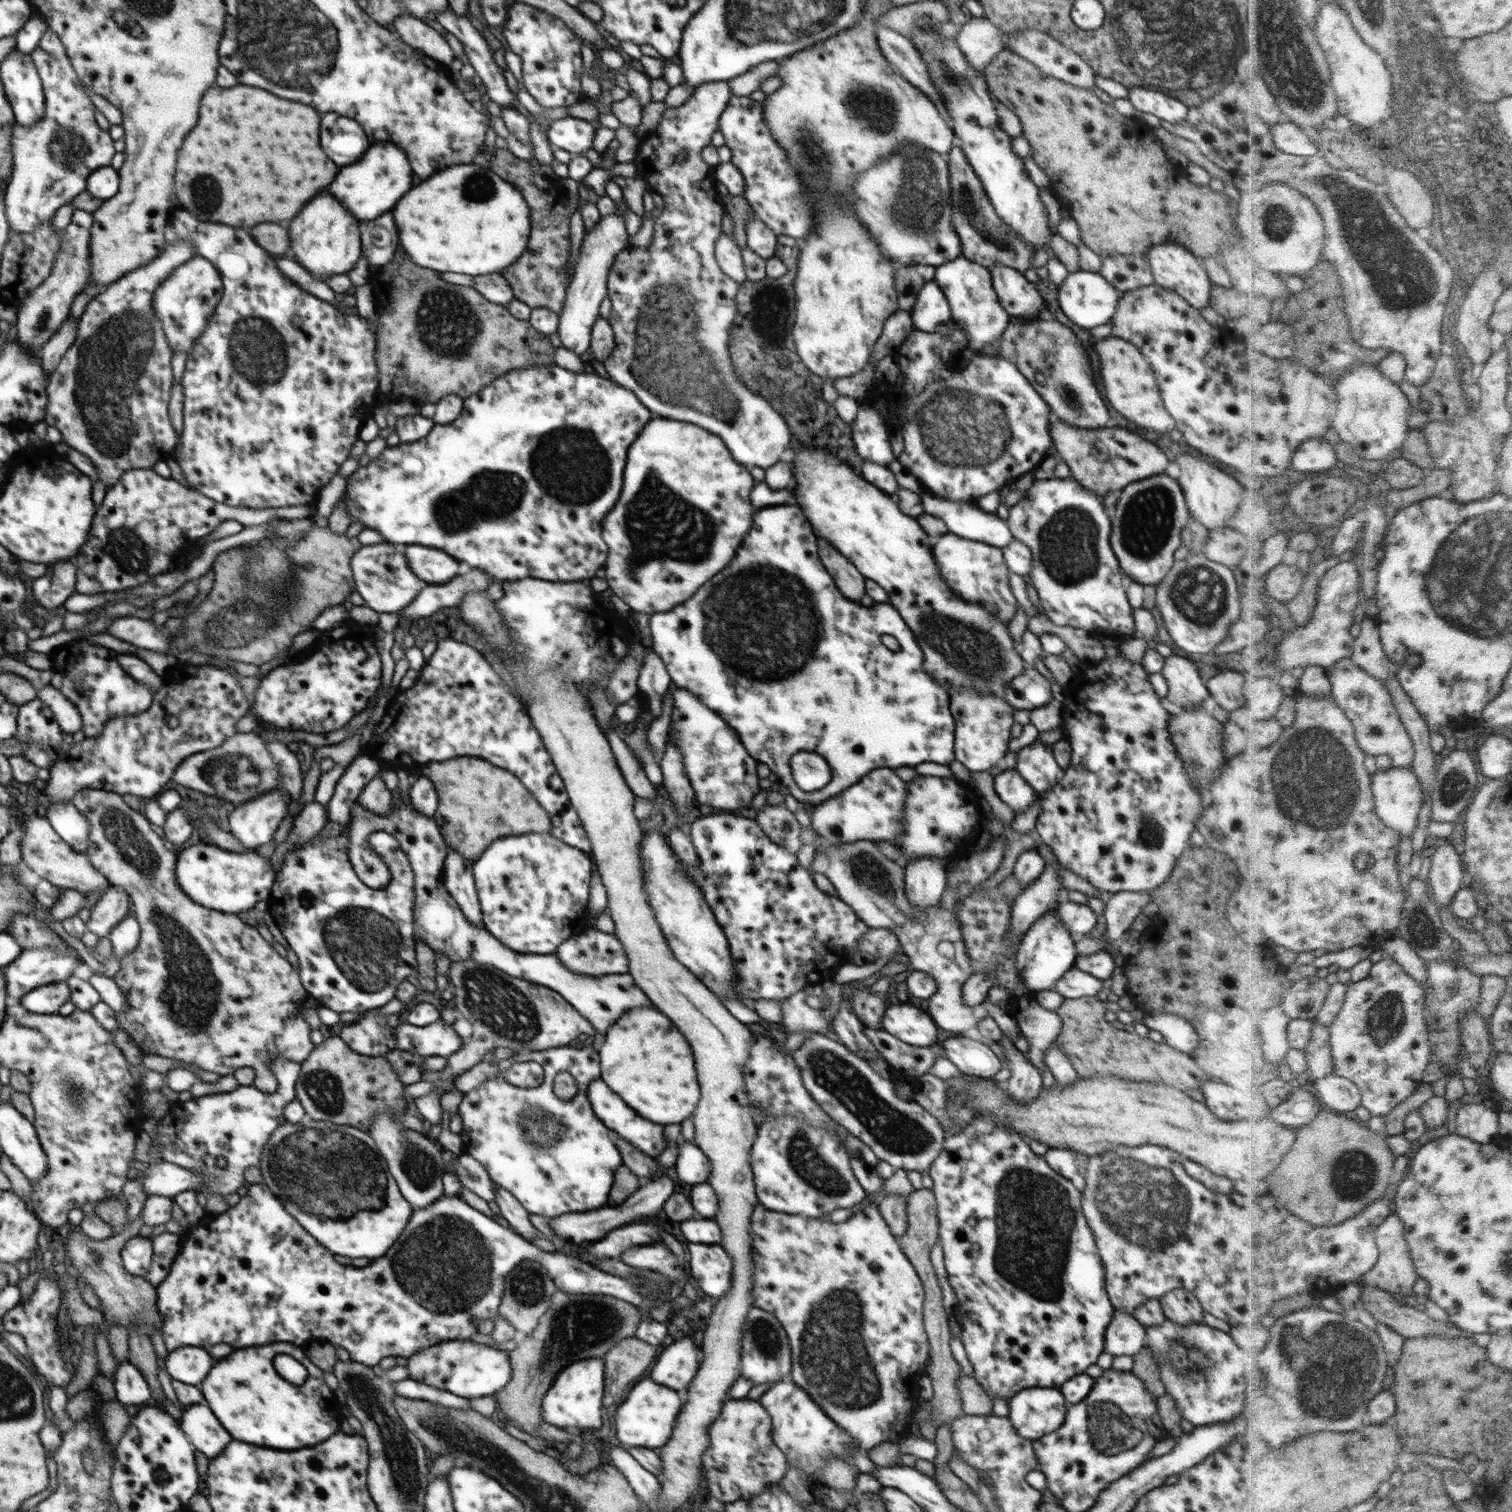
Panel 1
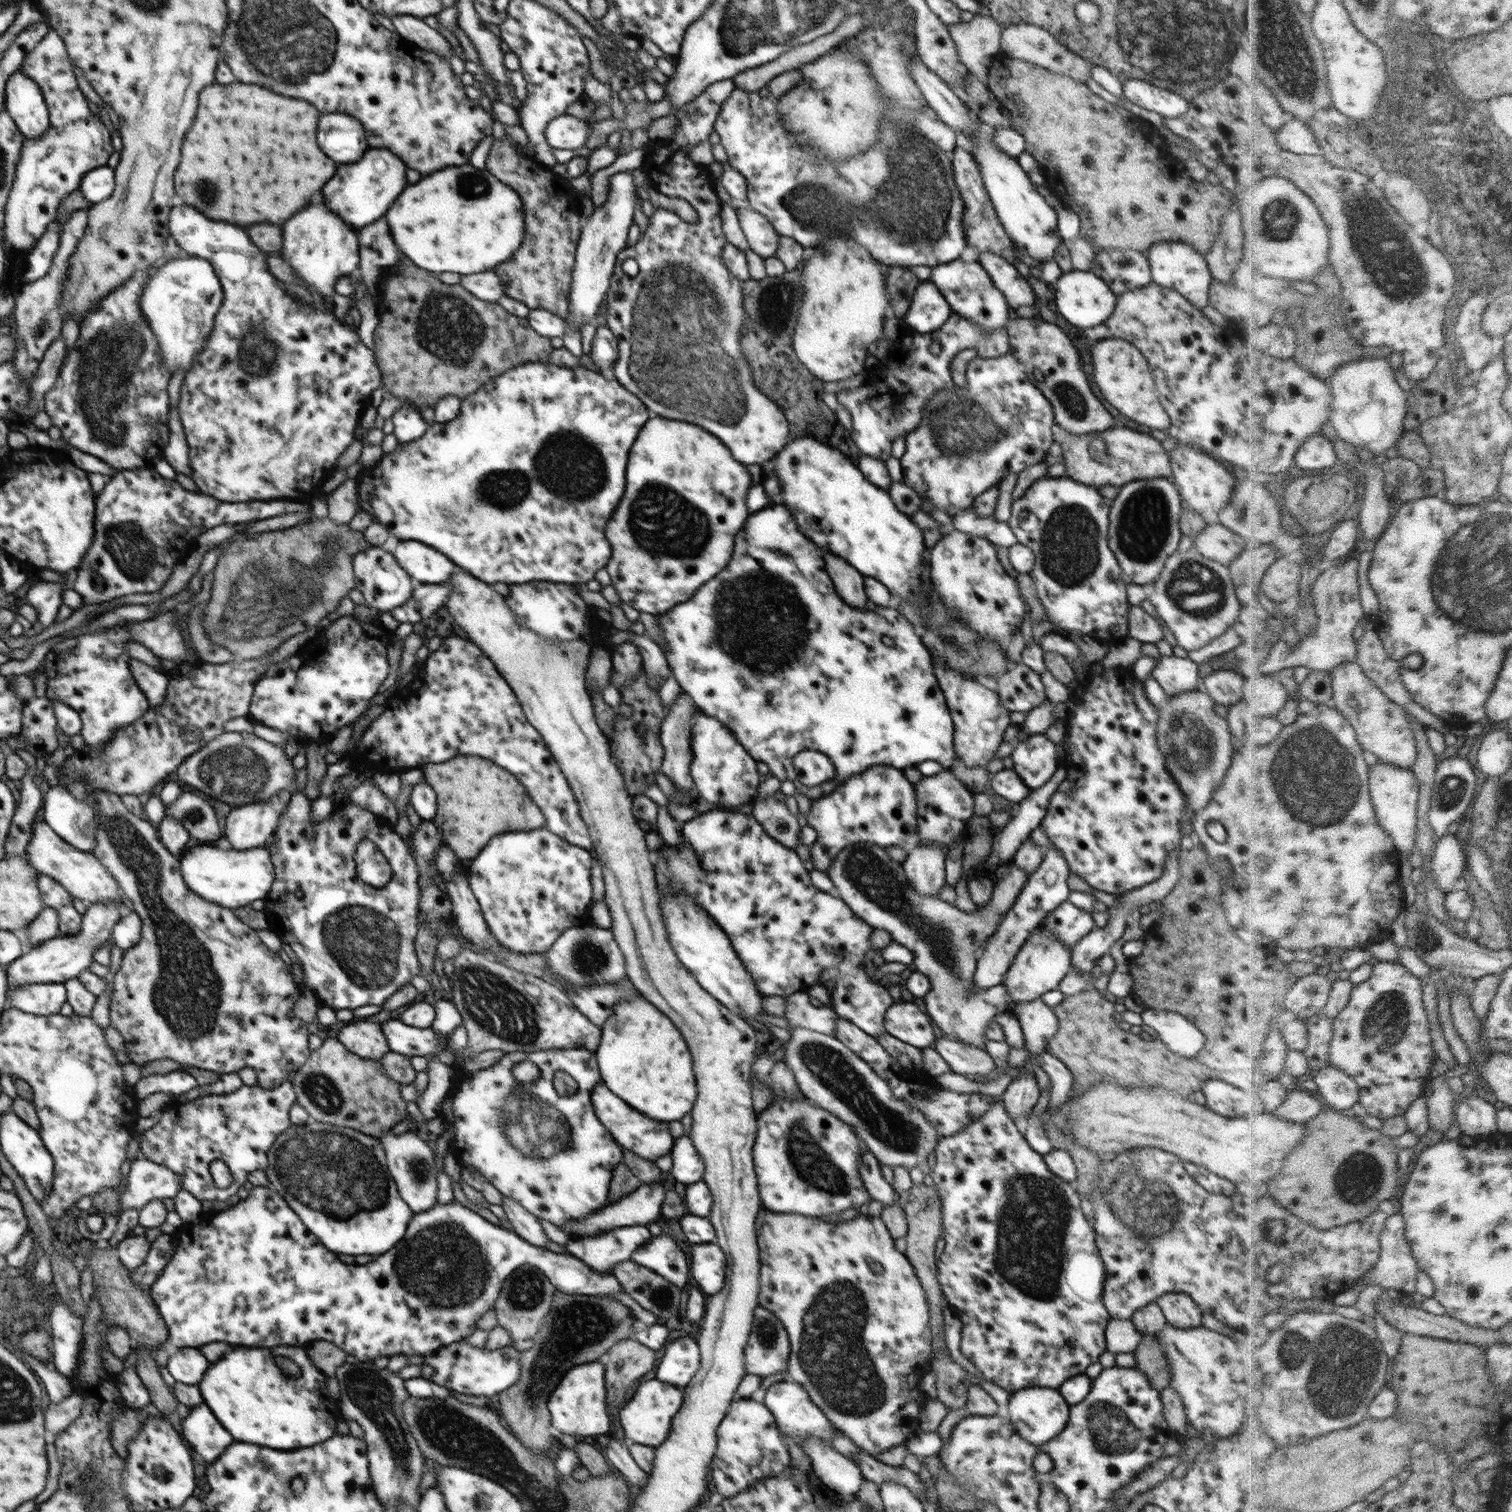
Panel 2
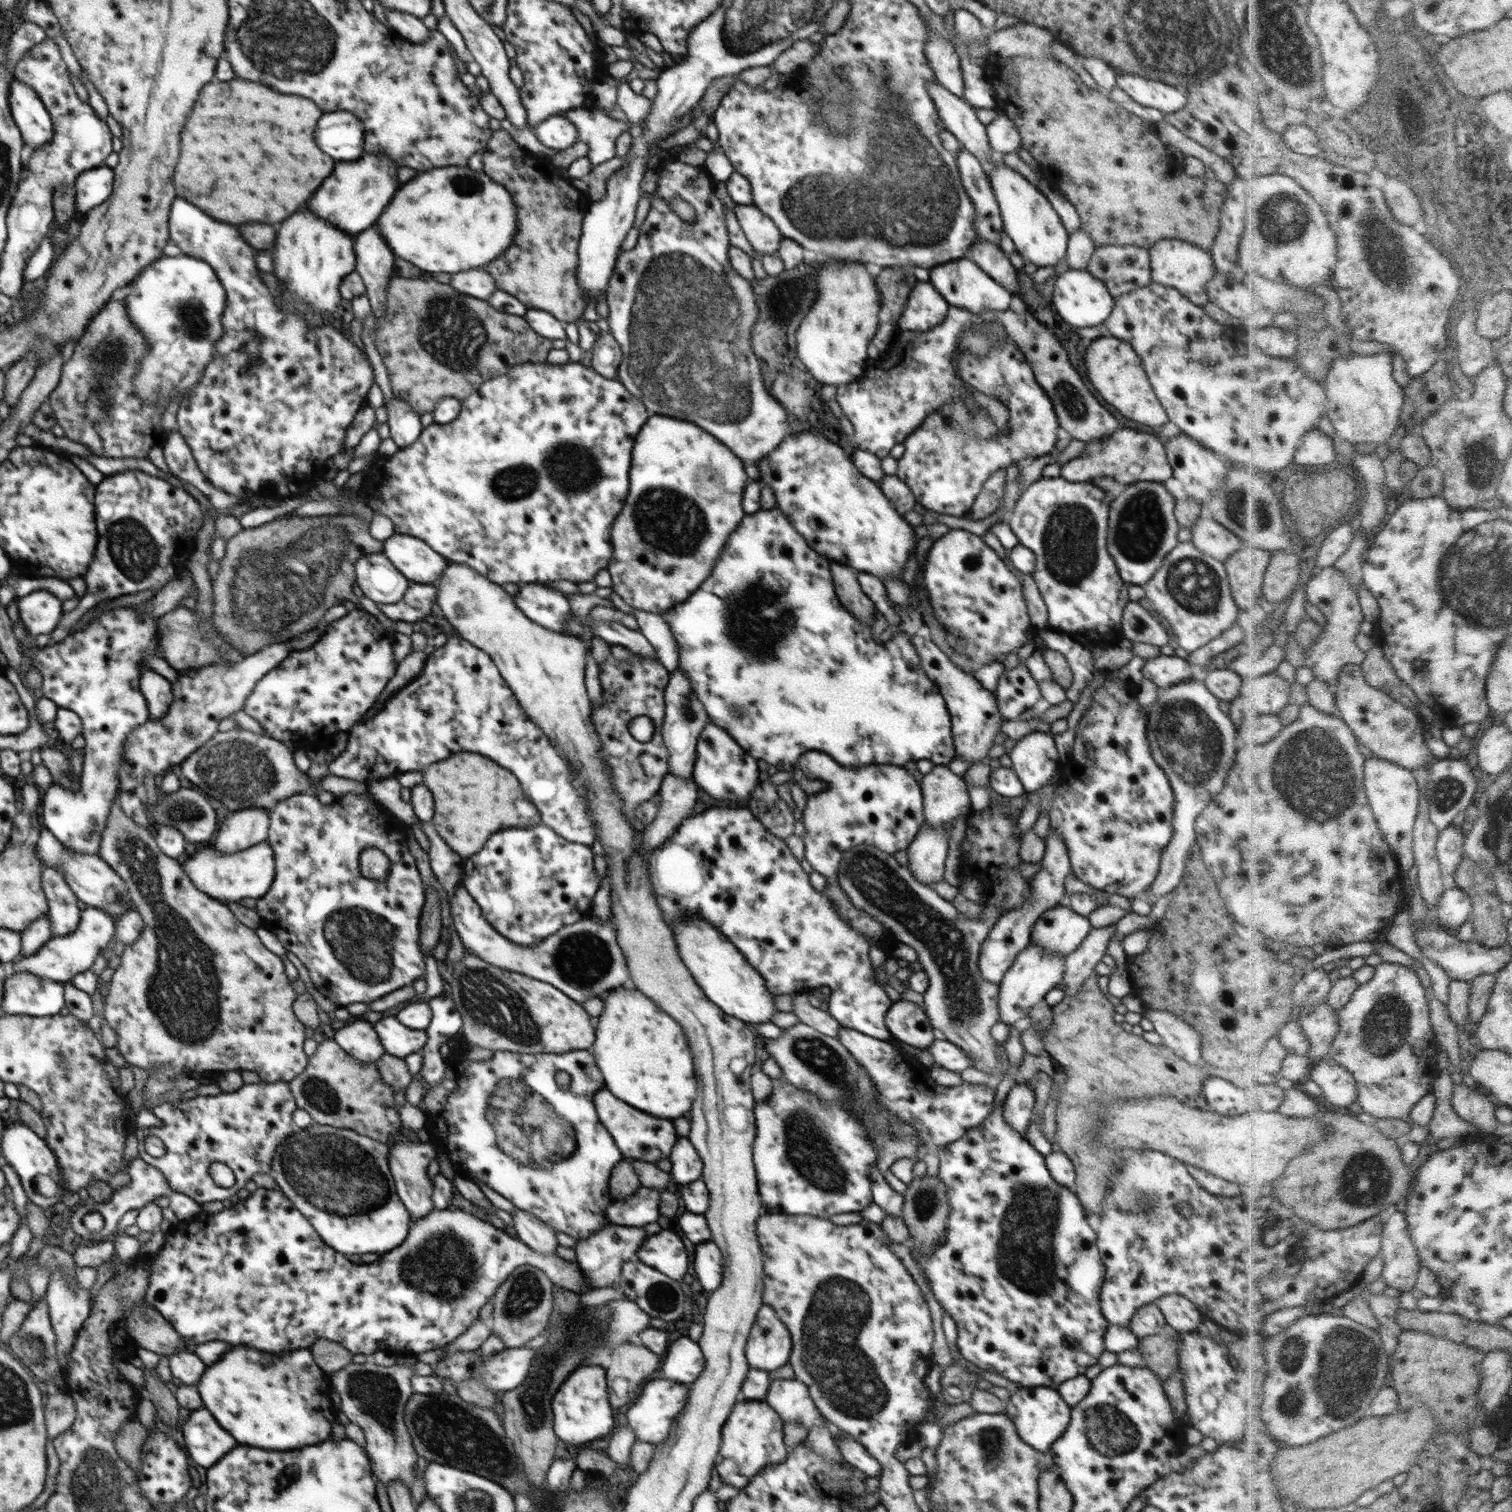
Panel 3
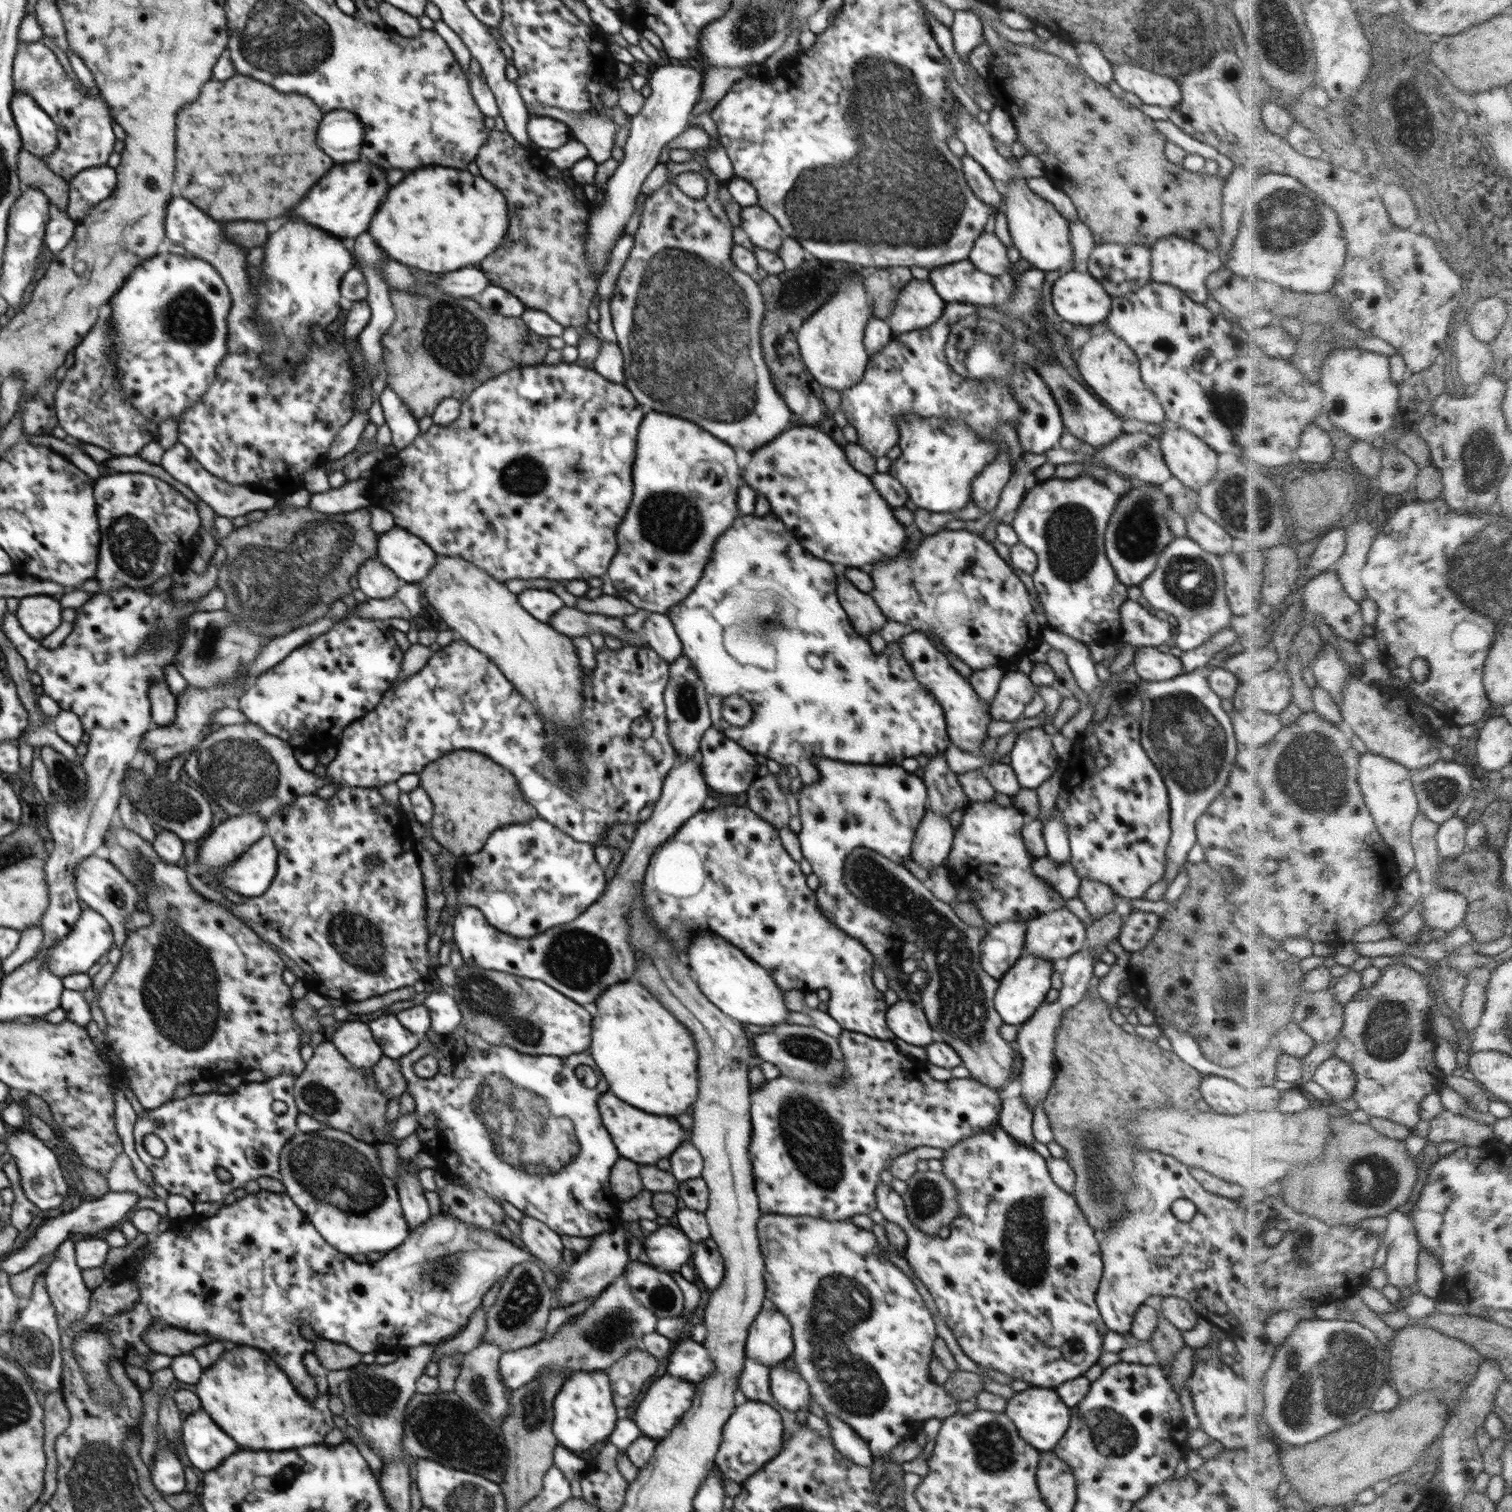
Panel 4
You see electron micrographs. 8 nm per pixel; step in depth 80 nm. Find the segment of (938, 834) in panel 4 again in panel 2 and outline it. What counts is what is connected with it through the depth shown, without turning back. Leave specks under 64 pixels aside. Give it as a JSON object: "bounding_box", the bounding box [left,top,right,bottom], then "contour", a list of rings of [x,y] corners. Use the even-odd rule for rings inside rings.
{"bounding_box":[901,842,945,896],"contour":[[[919,842],[905,861],[901,864],[907,876],[907,881],[919,894],[937,896],[945,881],[945,858],[944,851],[939,844],[923,844]]]}

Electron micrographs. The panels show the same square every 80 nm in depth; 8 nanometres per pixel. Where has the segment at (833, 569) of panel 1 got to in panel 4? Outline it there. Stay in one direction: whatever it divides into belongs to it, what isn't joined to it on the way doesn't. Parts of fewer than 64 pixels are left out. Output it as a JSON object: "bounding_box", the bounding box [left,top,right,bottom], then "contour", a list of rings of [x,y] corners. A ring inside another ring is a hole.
{"bounding_box":[835,566,888,640],"contour":[[[835,566],[838,576],[837,597],[846,611],[856,632],[868,640],[874,631],[879,631],[888,622],[887,616],[880,610],[872,595],[858,590],[846,576],[847,568]]]}

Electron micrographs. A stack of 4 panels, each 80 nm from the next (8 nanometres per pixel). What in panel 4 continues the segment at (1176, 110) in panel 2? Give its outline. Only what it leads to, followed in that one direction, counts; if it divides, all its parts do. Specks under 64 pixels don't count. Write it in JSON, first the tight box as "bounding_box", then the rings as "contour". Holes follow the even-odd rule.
{"bounding_box":[1112,59,1182,109],"contour":[[[1135,59],[1113,64],[1112,68],[1116,84],[1126,93],[1134,93],[1143,104],[1171,109],[1182,101],[1176,80],[1138,66]]]}

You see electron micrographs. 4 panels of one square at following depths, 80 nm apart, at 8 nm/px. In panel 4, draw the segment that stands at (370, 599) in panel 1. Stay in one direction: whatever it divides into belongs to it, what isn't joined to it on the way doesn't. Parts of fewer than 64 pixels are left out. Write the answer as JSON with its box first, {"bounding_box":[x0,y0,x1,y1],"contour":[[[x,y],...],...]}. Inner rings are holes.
{"bounding_box":[357,557,402,600],"contour":[[[372,557],[362,564],[357,573],[359,589],[367,598],[382,600],[397,594],[402,581],[378,557]]]}

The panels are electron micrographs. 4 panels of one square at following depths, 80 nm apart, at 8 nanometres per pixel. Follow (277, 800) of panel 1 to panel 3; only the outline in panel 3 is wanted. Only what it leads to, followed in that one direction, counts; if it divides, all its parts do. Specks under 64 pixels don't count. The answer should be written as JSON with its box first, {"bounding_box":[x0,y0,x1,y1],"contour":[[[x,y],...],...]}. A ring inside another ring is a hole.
{"bounding_box":[205,807,270,854],"contour":[[[256,807],[230,812],[216,841],[205,845],[221,853],[234,854],[260,844],[268,838],[270,815],[266,809]]]}

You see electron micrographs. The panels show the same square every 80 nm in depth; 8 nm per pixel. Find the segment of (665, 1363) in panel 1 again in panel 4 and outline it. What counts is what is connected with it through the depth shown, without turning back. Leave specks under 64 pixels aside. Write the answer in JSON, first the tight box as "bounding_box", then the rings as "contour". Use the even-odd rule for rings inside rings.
{"bounding_box":[666,1337,714,1383],"contour":[[[686,1337],[672,1348],[666,1374],[697,1383],[710,1376],[714,1369],[714,1363],[702,1343]]]}

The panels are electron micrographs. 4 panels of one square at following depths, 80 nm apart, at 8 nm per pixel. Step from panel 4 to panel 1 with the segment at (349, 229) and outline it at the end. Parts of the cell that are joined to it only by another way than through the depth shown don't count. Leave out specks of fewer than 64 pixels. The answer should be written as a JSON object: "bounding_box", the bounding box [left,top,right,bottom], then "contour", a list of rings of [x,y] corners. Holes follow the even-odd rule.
{"bounding_box":[330,143,412,223],"contour":[[[374,143],[368,152],[358,160],[358,164],[350,164],[340,168],[340,176],[330,184],[330,194],[334,194],[343,207],[346,207],[354,218],[361,223],[377,219],[382,212],[396,206],[396,202],[412,188],[412,168],[406,154],[397,144]]]}

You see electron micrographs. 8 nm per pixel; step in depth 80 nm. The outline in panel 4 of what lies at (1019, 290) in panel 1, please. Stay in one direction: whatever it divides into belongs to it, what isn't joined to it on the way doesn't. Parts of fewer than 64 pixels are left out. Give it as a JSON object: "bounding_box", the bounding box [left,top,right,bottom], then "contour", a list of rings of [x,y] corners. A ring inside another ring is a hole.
{"bounding_box":[969,232,1010,281],"contour":[[[983,232],[973,244],[969,258],[972,264],[982,272],[990,276],[1006,281],[1010,261],[1007,255],[1007,247],[993,232]]]}

